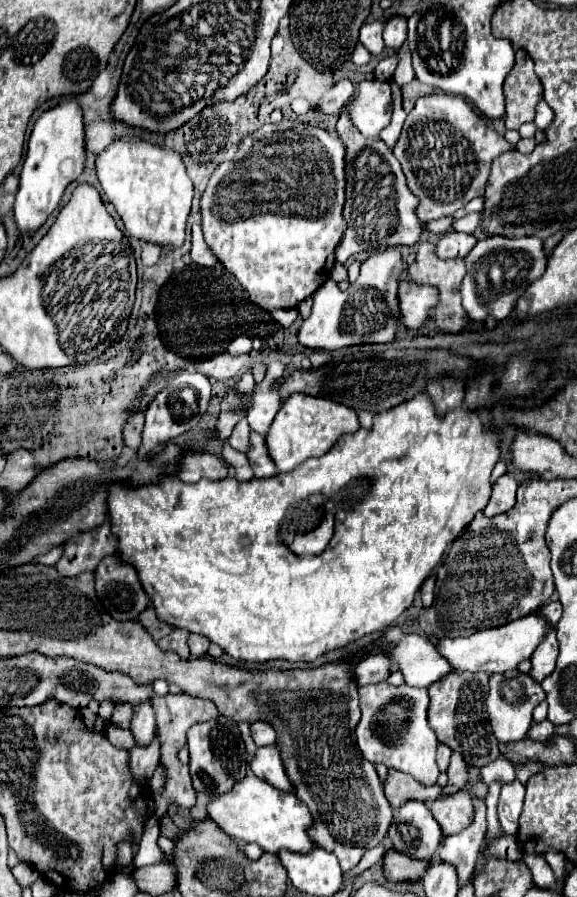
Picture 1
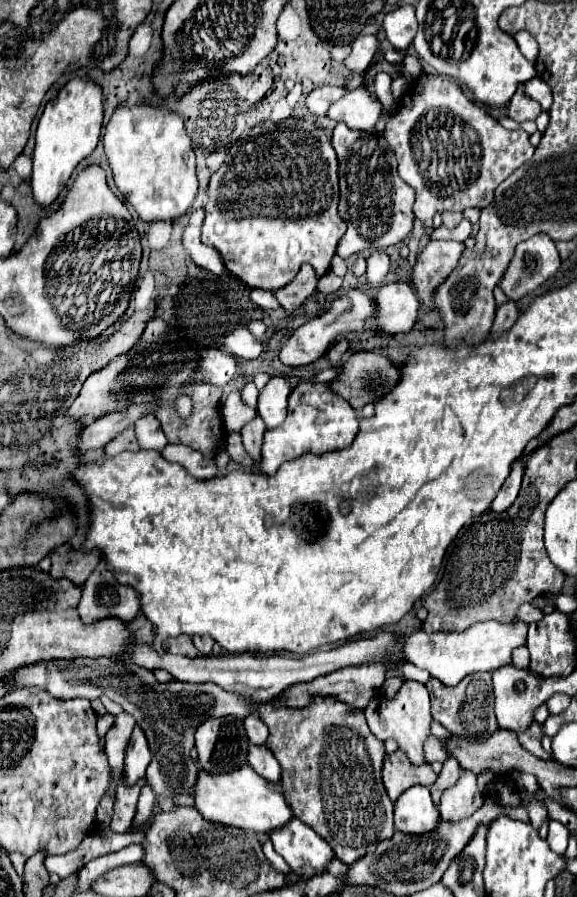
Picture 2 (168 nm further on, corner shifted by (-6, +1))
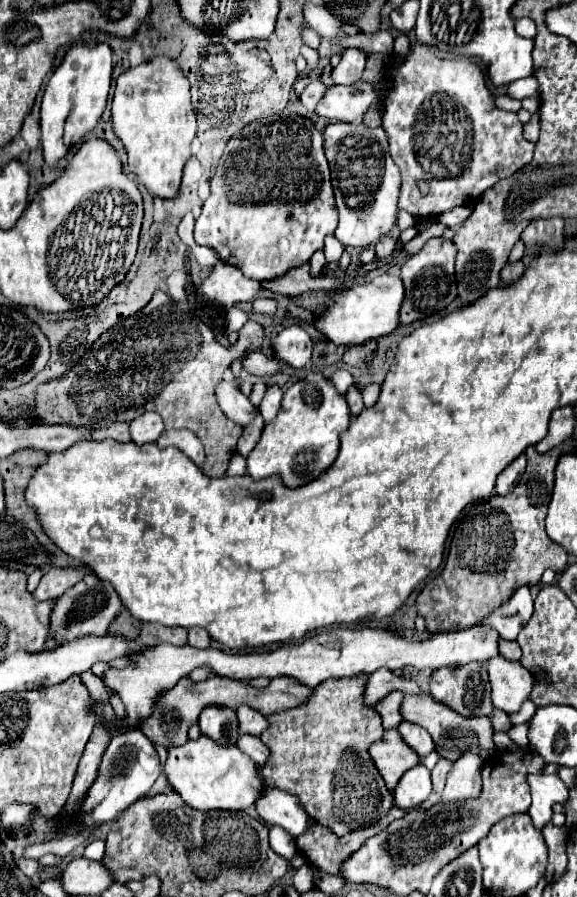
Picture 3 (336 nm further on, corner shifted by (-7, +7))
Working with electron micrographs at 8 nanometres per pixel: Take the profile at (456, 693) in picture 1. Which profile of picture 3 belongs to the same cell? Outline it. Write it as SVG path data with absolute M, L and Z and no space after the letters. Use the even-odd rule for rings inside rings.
M465 663L457 669L443 667L431 675L431 697L445 701L465 717L491 715L491 687L483 663Z

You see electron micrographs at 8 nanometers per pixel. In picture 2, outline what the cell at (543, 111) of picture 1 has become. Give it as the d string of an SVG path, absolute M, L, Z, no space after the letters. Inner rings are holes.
M534 77L530 79L530 83L526 83L526 91L530 97L534 97L544 111L550 111L552 107L552 93L550 93L550 87L548 83L544 83L540 77Z

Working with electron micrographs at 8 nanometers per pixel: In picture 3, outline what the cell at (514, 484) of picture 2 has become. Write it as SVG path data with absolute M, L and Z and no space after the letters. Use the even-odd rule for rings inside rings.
M521 453L511 465L507 465L507 469L503 469L503 471L499 473L497 485L495 485L495 493L497 493L497 495L507 495L507 493L515 487L517 479L519 479L519 477L523 475L523 471L525 471L525 463L527 463L525 453Z

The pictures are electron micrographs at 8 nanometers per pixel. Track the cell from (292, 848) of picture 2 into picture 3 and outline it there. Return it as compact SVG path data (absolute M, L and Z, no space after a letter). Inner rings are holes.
M263 785L255 801L255 809L267 825L281 825L291 833L291 837L299 837L309 829L309 815L299 799L277 787Z

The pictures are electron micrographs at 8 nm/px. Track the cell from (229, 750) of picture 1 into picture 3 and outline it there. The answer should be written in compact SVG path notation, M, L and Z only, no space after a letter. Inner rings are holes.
M209 705L199 715L199 727L201 733L207 733L209 737L215 737L219 743L235 743L239 735L239 723L233 709Z

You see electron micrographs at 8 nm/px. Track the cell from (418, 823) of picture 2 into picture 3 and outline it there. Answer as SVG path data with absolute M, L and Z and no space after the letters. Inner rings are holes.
M419 763L401 777L399 785L393 791L393 797L397 807L411 811L417 809L429 797L429 793L431 793L429 769L423 763Z

